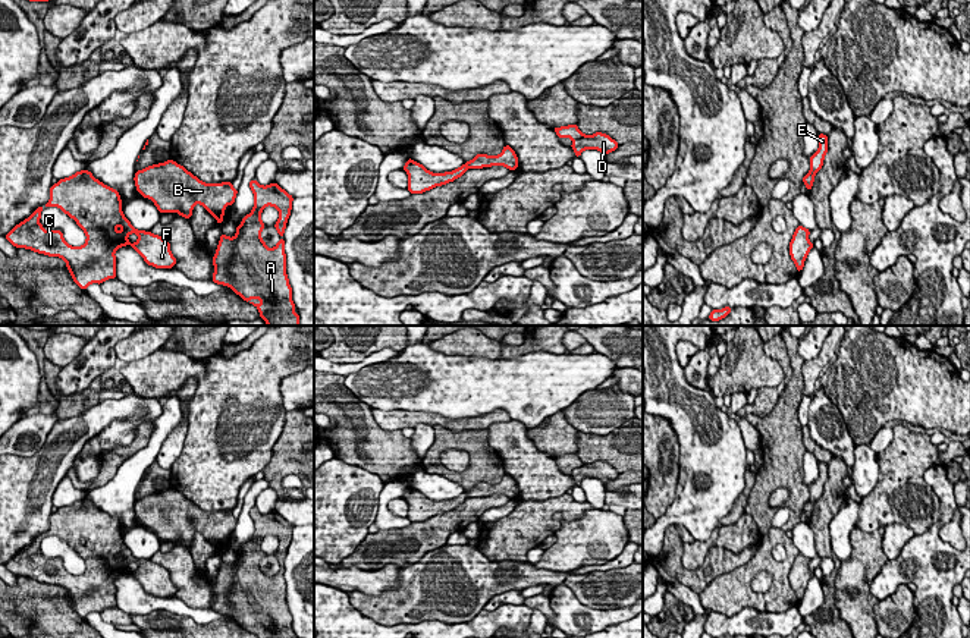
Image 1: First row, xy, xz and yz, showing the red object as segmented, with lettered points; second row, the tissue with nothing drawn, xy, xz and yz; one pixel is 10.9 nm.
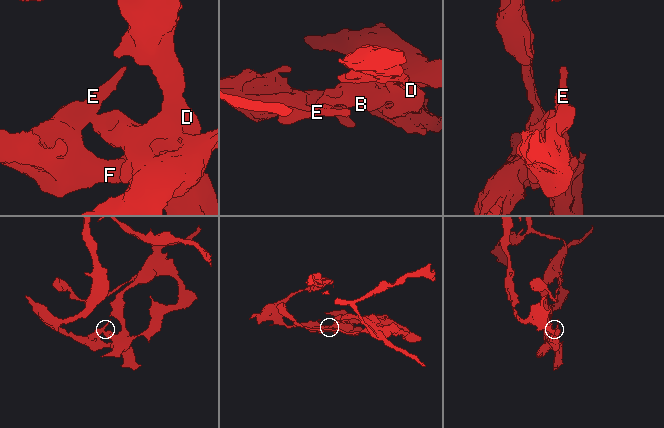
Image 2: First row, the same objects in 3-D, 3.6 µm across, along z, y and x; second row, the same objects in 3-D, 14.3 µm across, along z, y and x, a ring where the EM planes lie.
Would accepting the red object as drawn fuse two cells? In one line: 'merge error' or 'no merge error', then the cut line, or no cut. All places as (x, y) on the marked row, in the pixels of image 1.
merge error; cut in xz along (465, 163), (468, 167)

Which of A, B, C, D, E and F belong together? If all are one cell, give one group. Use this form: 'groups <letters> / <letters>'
groups A B D / C E F

